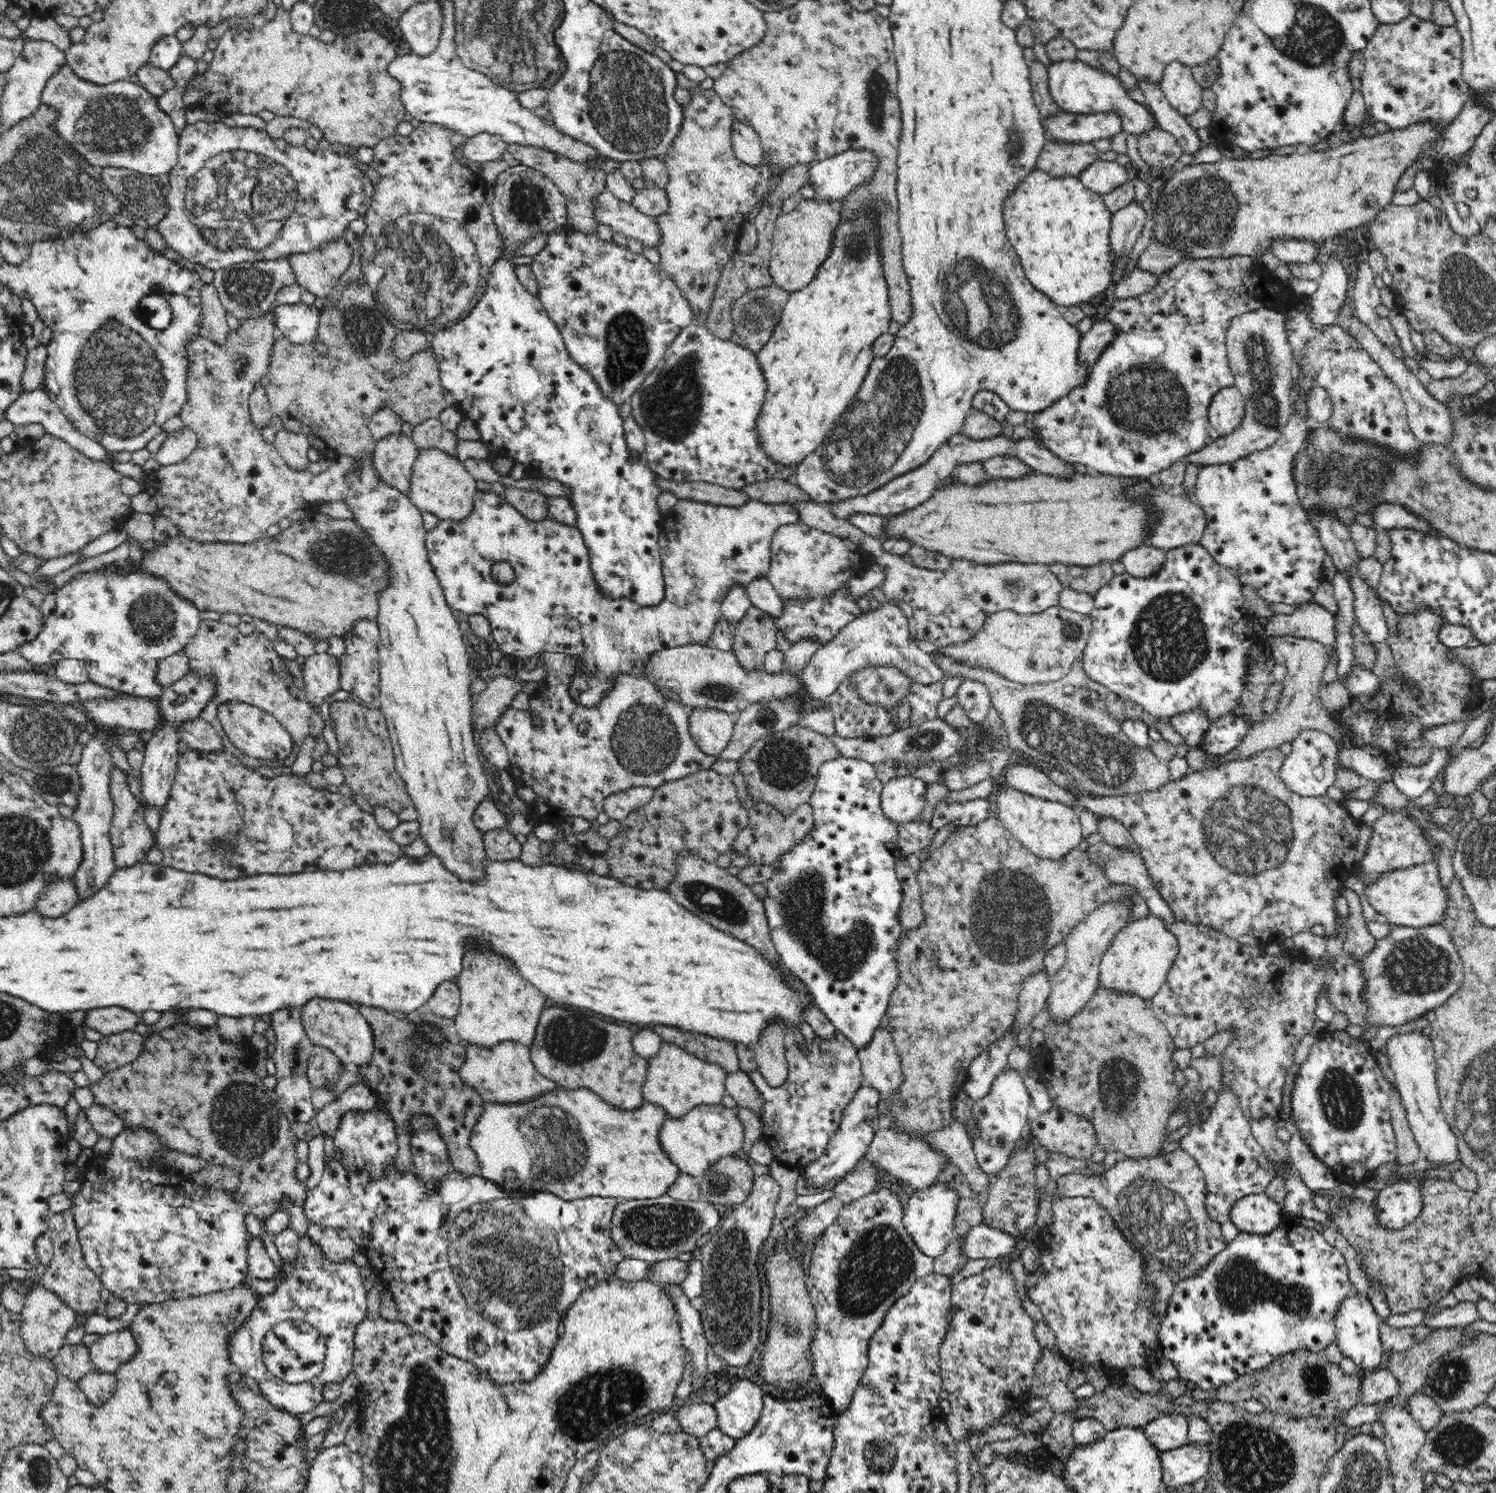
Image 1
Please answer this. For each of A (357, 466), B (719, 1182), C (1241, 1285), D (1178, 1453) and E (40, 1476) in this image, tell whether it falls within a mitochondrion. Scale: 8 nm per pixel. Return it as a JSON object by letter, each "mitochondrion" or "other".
{"A":"other","B":"mitochondrion","C":"mitochondrion","D":"other","E":"mitochondrion"}

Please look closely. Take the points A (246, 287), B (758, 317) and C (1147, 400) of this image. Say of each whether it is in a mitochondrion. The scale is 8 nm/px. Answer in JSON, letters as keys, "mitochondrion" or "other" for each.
{"A":"mitochondrion","B":"mitochondrion","C":"mitochondrion"}

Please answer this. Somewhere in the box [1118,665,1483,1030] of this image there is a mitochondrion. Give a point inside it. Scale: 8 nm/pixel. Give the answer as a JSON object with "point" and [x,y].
{"point":[1245,830]}

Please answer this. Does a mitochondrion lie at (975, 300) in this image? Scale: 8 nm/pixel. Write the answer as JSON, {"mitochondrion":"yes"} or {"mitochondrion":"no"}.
{"mitochondrion":"yes"}

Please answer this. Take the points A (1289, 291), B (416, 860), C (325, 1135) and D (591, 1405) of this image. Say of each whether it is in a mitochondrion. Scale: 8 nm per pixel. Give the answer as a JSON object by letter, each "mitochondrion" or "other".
{"A":"other","B":"other","C":"other","D":"mitochondrion"}

